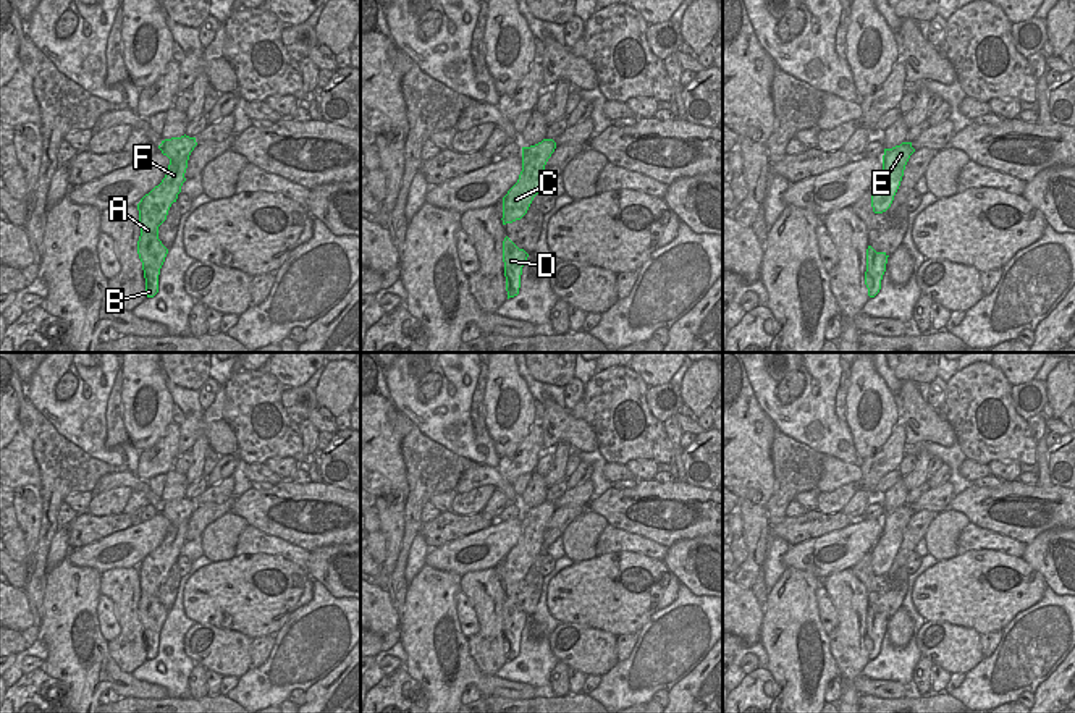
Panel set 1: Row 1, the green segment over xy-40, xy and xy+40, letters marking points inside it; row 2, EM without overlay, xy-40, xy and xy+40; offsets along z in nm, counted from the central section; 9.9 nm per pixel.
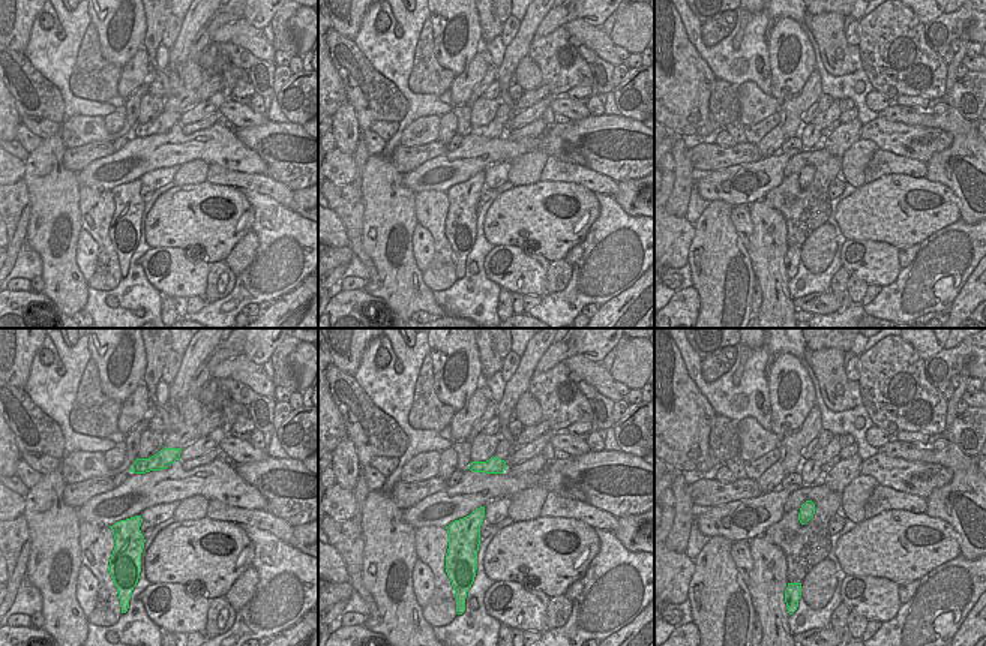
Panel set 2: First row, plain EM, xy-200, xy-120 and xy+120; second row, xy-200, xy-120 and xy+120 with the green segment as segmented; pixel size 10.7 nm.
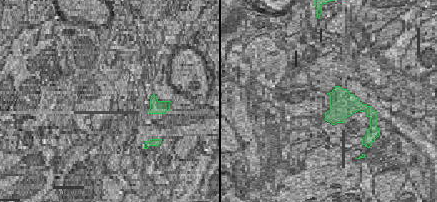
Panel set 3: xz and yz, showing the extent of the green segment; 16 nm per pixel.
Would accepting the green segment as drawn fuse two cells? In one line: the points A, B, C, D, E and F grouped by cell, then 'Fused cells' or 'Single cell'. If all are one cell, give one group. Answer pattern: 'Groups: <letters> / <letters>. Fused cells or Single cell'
Groups: A B C D E F. Single cell

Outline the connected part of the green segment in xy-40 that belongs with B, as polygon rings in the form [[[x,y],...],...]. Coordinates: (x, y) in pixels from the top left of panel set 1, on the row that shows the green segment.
[[[181,136],[162,141],[158,149],[170,158],[168,171],[162,183],[145,194],[137,204],[141,236],[137,254],[145,278],[145,294],[154,297],[158,293],[158,275],[168,249],[158,239],[158,226],[167,220],[168,210],[176,202],[196,137]]]

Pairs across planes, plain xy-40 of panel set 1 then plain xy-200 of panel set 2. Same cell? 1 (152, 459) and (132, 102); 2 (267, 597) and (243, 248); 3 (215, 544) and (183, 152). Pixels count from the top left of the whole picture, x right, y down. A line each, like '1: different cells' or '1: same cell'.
1: different cells
2: different cells
3: different cells

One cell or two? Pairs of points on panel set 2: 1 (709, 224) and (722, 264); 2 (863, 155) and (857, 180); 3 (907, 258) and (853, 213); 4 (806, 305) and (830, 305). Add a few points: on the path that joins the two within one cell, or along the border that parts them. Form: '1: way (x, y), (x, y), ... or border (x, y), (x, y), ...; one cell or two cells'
1: way (715, 234), (716, 254); one cell
2: way (857, 161), (857, 174); one cell
3: border (919, 243), (899, 251); two cells
4: way (812, 305), (824, 305); one cell

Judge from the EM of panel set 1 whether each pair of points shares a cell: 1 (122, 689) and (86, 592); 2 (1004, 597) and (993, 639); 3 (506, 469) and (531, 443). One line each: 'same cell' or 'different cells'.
1: same cell
2: different cells
3: same cell

